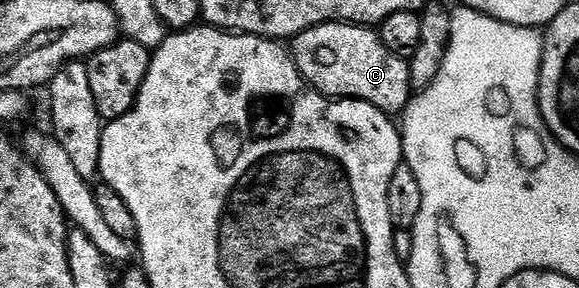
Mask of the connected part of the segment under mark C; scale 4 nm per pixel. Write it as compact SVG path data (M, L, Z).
M348 23L316 25L292 38L291 56L301 76L325 97L366 101L388 115L404 114L409 106L409 61L394 55L372 28Z

